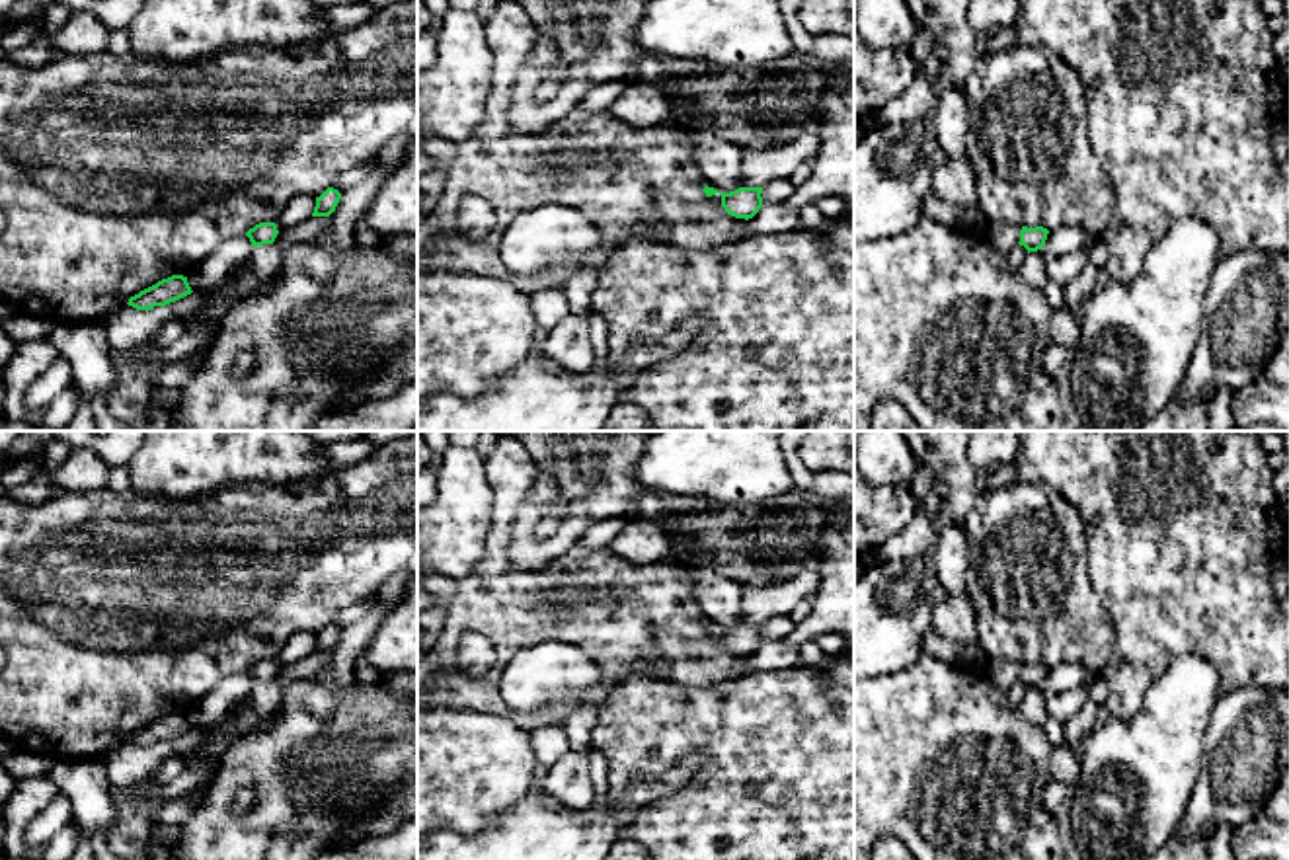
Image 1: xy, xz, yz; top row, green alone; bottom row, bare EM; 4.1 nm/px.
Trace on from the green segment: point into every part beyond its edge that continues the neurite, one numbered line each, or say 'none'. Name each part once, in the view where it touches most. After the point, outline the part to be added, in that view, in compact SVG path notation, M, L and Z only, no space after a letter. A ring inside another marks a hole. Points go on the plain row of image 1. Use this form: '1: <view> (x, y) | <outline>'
none

